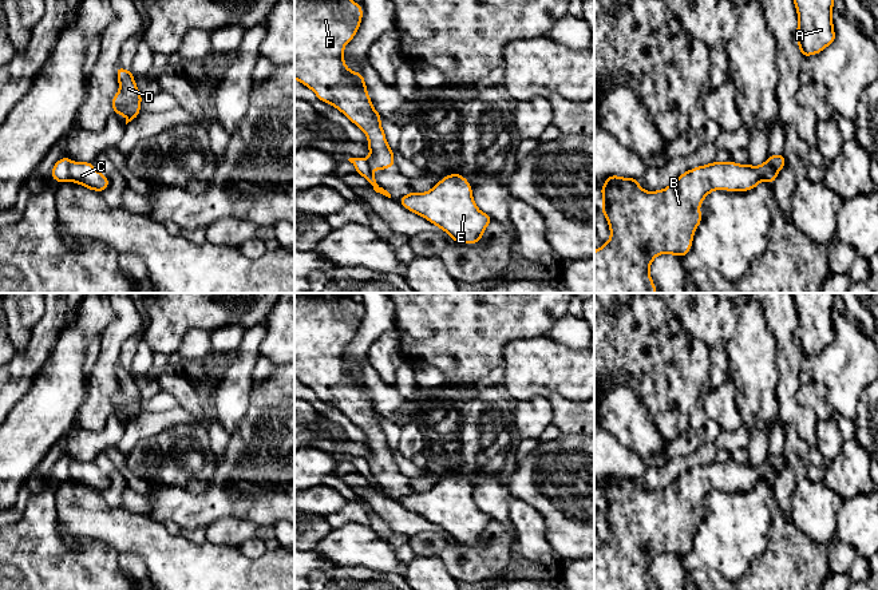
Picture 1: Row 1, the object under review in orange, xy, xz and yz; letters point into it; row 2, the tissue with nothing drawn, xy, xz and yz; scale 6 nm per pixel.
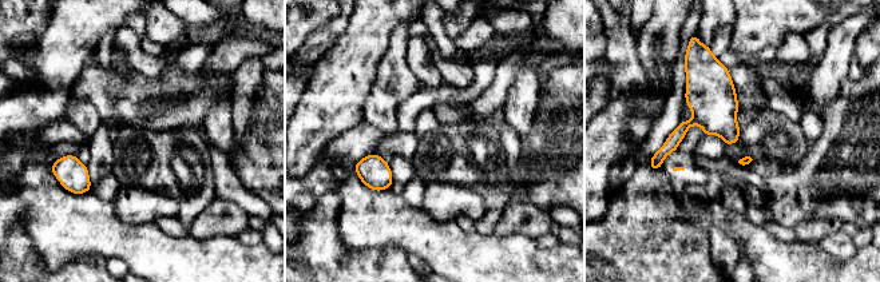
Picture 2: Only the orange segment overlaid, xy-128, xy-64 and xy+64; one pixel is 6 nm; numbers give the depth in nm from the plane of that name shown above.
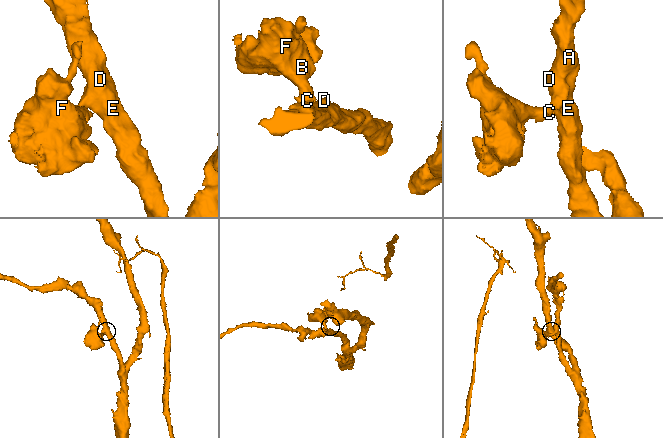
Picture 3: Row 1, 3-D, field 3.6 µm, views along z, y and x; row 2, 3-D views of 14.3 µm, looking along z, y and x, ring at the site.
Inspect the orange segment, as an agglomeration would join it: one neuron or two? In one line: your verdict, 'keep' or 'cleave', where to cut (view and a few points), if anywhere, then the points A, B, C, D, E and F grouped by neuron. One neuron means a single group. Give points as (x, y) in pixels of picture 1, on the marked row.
cleave; cut in xy along (72, 162), (70, 179); A D E / B C F

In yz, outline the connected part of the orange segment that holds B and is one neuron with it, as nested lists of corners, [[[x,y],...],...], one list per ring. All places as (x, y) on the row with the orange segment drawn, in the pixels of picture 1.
[[[733,161],[712,162],[683,173],[664,190],[646,191],[637,178],[609,175],[600,187],[602,214],[610,238],[594,250],[594,293],[657,293],[649,274],[653,260],[664,253],[684,257],[689,253],[693,235],[703,221],[700,205],[715,190],[750,191],[766,181],[766,165],[737,165]]]

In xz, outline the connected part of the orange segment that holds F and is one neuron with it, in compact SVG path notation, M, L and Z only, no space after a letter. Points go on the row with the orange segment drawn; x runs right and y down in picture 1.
M294 0L294 79L365 134L369 165L381 171L396 165L393 150L387 143L381 115L372 106L363 72L353 72L344 60L344 48L356 36L361 19L363 7L353 0Z

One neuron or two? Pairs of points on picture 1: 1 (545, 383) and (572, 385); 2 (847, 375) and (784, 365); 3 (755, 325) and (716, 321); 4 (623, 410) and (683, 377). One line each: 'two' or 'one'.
1: one
2: two
3: two
4: two

